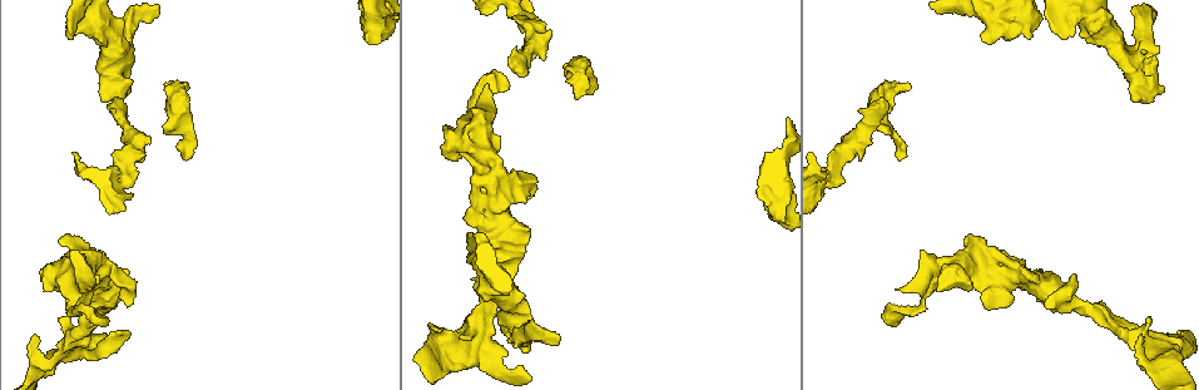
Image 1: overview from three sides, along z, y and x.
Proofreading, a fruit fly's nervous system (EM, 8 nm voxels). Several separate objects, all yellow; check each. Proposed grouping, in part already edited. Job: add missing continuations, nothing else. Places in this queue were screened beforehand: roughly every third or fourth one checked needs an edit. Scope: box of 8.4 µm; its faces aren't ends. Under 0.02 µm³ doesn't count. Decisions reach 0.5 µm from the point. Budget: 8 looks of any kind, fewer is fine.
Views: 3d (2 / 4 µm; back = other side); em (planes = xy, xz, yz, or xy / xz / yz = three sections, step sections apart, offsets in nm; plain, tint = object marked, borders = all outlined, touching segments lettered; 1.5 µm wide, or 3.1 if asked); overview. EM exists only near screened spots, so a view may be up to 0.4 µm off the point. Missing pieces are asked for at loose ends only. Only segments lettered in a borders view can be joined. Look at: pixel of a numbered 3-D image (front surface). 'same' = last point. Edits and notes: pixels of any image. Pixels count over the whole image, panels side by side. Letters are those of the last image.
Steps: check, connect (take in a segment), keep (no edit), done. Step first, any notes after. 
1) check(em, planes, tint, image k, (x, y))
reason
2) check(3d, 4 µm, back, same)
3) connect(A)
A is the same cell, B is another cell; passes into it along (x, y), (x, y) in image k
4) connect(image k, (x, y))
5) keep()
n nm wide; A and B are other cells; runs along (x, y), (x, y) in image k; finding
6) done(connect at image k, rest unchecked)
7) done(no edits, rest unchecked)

check(3d, 2 µm, image 1, (575, 98))
free end

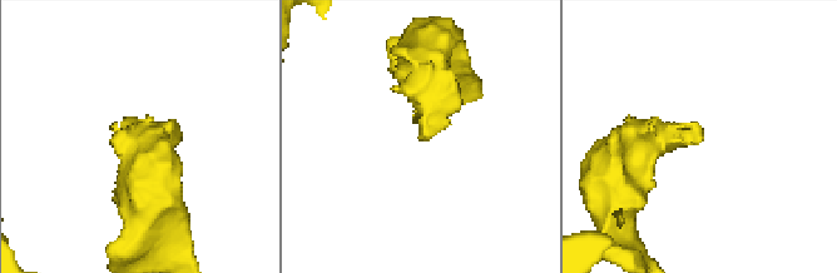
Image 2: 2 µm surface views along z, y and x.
check(em, planes, borders, image 2, (424, 139))

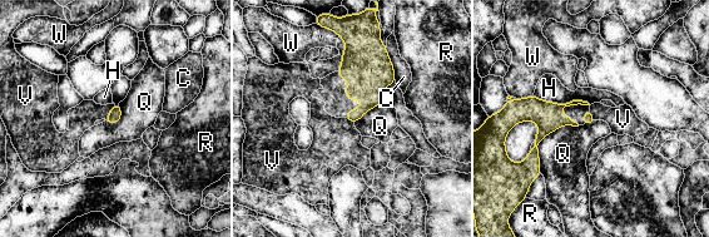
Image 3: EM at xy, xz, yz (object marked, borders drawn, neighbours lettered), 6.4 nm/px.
connect(V)
V is the same cell, C, H, Q, R and W are other cells; the neuron continues

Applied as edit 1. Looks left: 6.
check(3d, 2 µm, back, image 1, (124, 303))
an open end

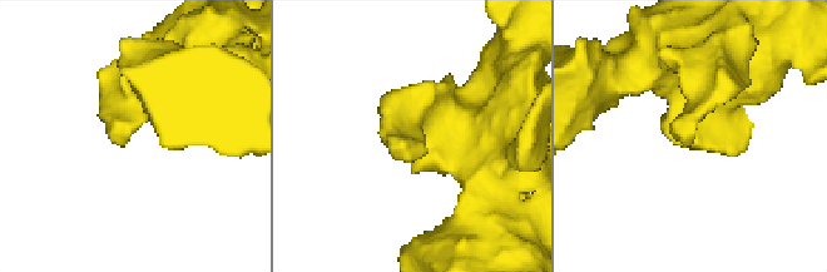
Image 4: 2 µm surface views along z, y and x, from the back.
check(em, planes, borders, image 4, (412, 158))

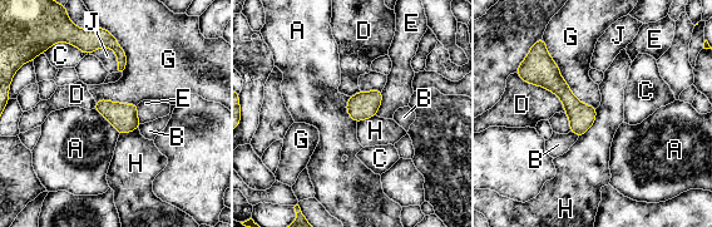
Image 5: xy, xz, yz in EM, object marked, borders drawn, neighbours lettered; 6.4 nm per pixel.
keep()
A, B, C, D, E, G, H and J are other cells; runs along (530, 78), (548, 78), (583, 129) in image 5; no lettered segment goes on from it

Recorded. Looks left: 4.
check(em, 3.1 µm, yz, step 16, borders, image 1, (983, 39))
free end

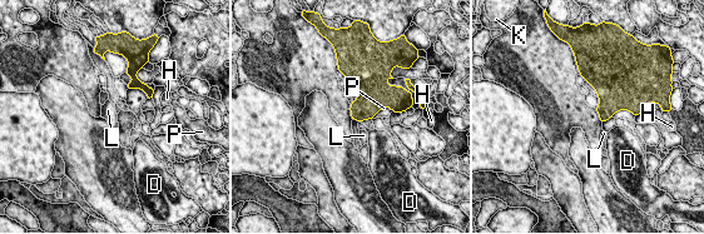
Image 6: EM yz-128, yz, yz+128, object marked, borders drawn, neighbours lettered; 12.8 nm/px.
check(em, 3.1 µm, xz, step 8, borders, same)

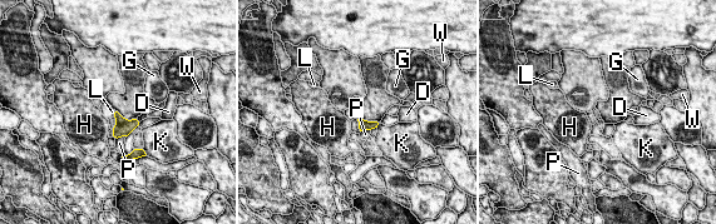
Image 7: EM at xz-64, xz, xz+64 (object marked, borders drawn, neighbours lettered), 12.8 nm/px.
keep()
D, G, H, K, L, P and W are other cells; none of them fits

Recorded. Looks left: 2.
done(connect at image 3, rest unchecked)

